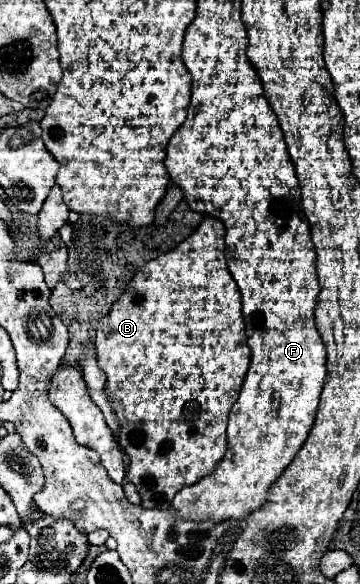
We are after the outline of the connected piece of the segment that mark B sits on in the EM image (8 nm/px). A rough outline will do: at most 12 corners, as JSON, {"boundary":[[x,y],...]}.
{"boundary":[[206,216],[98,322],[144,508],[216,468],[250,364]]}

